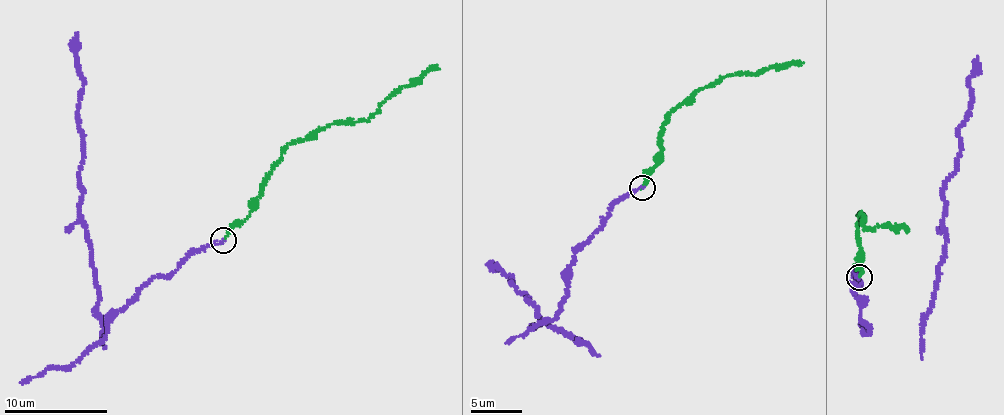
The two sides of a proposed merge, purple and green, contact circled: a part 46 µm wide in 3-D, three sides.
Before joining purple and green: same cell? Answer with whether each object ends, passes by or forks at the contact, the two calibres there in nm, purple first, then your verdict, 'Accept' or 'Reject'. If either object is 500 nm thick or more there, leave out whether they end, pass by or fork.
At the ring purple ends. At the ring green ends. Thickness 200 nm (purple) against 160 nm. Accept

